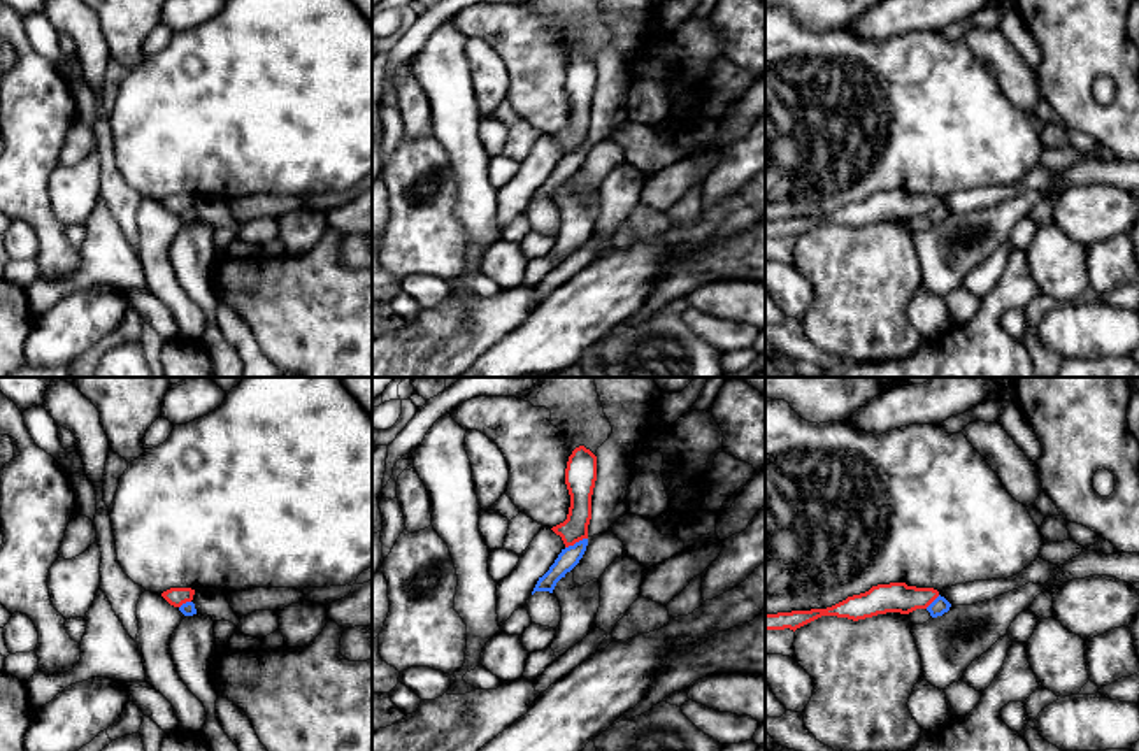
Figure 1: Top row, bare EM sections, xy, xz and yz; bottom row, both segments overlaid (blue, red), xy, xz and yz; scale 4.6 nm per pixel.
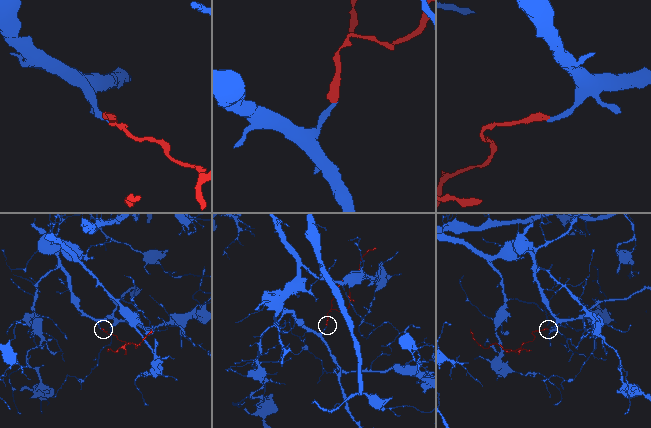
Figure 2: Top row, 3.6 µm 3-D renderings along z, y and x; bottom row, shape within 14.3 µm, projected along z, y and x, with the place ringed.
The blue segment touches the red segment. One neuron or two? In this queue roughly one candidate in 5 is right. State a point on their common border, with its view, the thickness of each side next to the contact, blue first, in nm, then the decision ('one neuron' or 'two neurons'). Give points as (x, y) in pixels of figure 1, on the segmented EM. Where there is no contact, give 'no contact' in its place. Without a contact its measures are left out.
xz (576, 543) | 90/120 nm | two neurons

